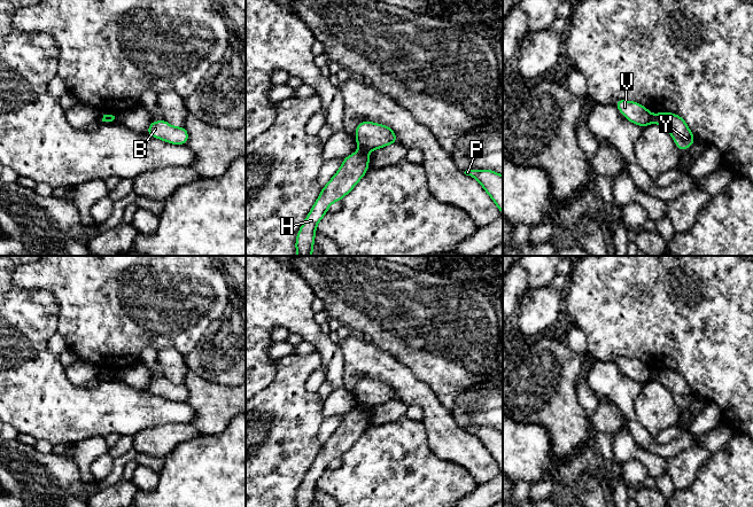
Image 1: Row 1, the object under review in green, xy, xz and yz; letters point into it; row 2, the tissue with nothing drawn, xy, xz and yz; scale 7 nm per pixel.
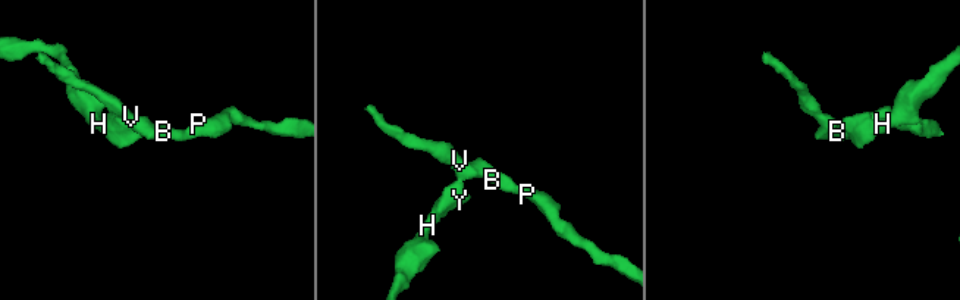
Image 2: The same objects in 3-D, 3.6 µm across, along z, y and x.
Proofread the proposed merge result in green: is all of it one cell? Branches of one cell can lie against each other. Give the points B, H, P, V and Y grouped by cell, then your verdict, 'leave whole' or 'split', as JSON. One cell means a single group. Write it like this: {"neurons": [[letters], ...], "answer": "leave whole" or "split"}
{"neurons": [["B", "P", "V"], ["H", "Y"]], "answer": "split"}

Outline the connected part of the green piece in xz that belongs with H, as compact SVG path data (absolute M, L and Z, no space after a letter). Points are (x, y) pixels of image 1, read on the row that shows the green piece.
M358 150L343 159L339 171L321 189L320 196L297 233L297 256L312 256L317 224L333 202L341 201L358 184L368 167L368 153L364 150Z

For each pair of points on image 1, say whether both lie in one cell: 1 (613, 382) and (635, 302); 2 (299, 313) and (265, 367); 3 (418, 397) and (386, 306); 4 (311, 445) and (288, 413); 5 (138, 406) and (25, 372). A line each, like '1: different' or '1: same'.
1: different
2: same
3: different
4: same
5: same

